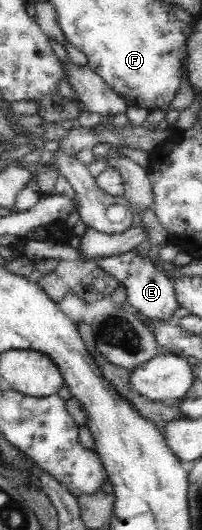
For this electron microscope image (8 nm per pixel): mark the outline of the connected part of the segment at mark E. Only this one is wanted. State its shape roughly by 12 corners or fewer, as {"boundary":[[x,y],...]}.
{"boundary":[[136,249],[93,258],[124,284],[138,316],[170,322],[181,308],[167,274]]}

